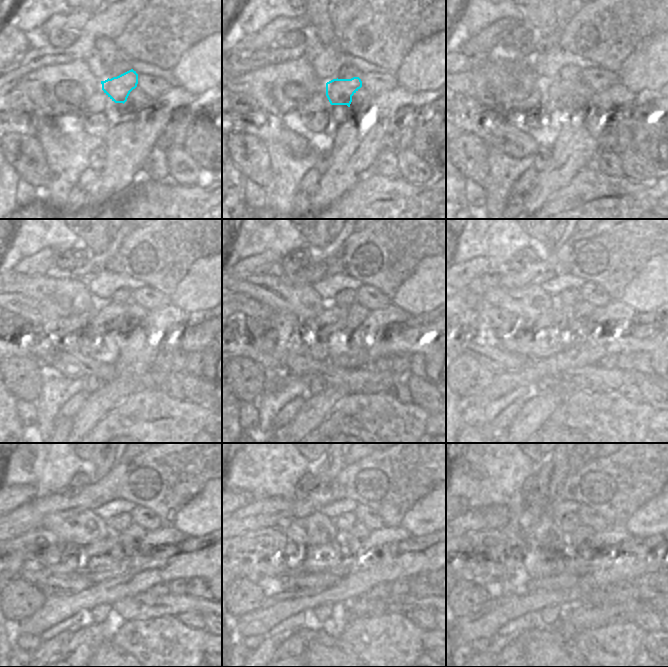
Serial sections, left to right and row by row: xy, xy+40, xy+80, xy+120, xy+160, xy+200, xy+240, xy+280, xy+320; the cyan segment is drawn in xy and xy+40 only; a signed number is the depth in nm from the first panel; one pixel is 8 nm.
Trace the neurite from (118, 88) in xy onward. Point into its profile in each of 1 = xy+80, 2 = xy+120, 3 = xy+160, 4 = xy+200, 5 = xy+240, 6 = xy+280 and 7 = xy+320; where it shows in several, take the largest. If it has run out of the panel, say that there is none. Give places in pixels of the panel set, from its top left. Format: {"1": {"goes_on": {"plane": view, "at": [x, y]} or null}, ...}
{"1": {"goes_on": {"plane": "xy+80", "at": [560, 93]}}, "2": {"goes_on": {"plane": "xy+120", "at": [109, 316]}}, "3": {"goes_on": {"plane": "xy+160", "at": [315, 333]}}, "4": {"goes_on": {"plane": "xy+200", "at": [548, 335]}}, "5": {"goes_on": {"plane": "xy+240", "at": [101, 560]}}, "6": {"goes_on": {"plane": "xy+280", "at": [331, 558]}}, "7": {"goes_on": {"plane": "xy+320", "at": [539, 562]}}}

